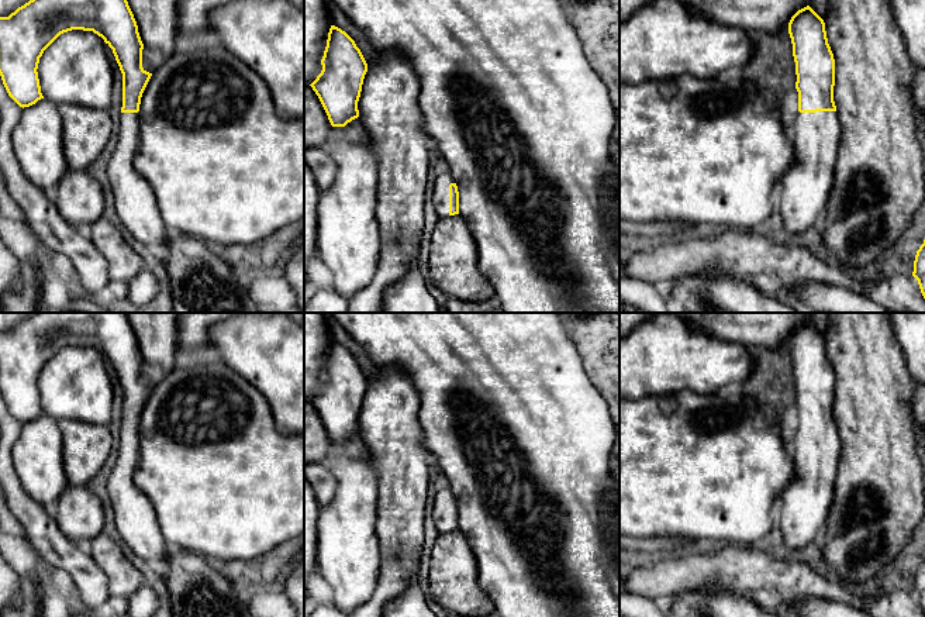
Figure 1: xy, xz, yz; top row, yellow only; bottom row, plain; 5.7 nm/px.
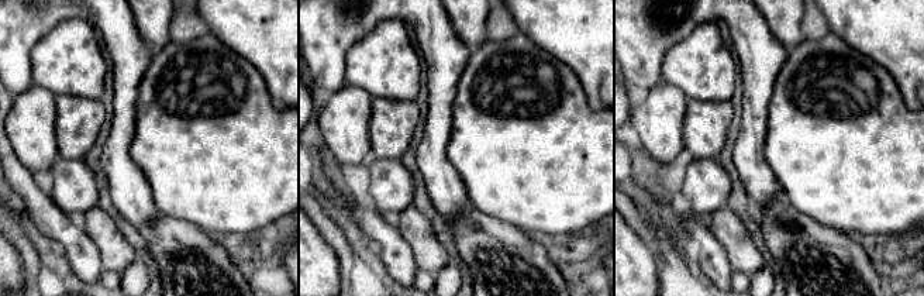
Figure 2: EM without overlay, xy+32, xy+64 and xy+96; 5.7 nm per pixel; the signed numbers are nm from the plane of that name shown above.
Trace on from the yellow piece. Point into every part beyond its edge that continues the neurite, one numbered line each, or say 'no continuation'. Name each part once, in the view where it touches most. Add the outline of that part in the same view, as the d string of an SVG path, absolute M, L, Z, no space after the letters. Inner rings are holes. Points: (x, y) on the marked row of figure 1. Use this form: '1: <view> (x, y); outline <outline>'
1: yz (807, 185); outline M836 111L797 113L795 161L781 179L784 192L777 210L791 237L821 221L833 185L839 141Z

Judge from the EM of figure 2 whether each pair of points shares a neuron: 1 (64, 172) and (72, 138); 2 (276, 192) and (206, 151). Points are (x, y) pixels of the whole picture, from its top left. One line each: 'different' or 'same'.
1: different
2: same

